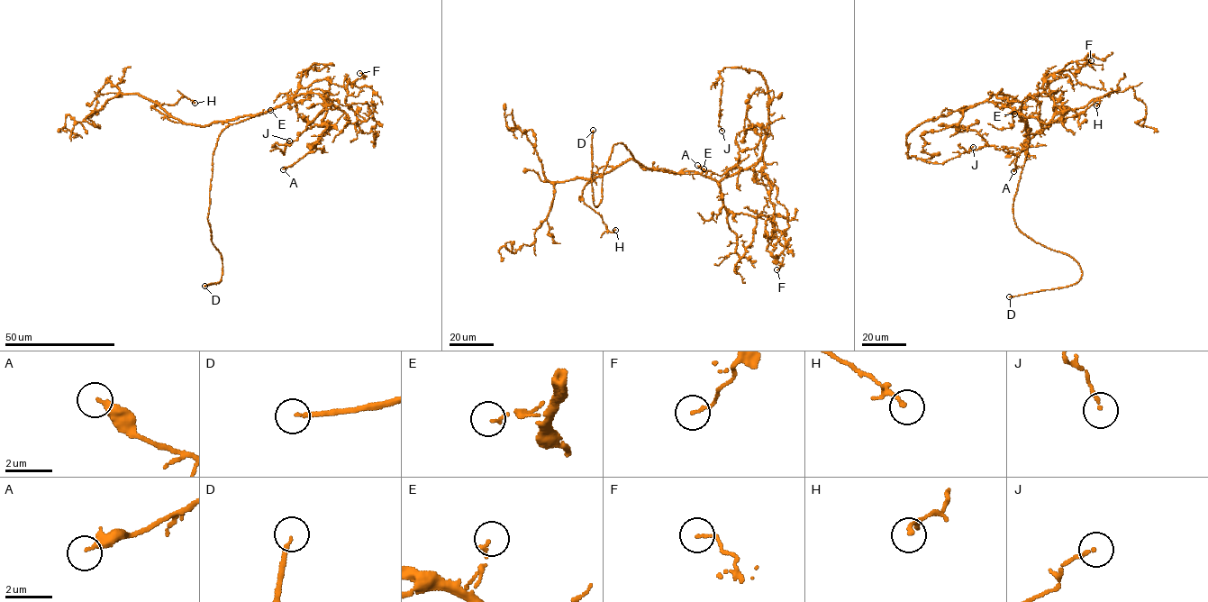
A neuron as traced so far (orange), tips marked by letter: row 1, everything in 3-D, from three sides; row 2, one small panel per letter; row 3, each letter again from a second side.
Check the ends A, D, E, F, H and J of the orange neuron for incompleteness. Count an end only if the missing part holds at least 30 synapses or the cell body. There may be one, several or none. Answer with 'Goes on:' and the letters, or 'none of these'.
Goes on: D

